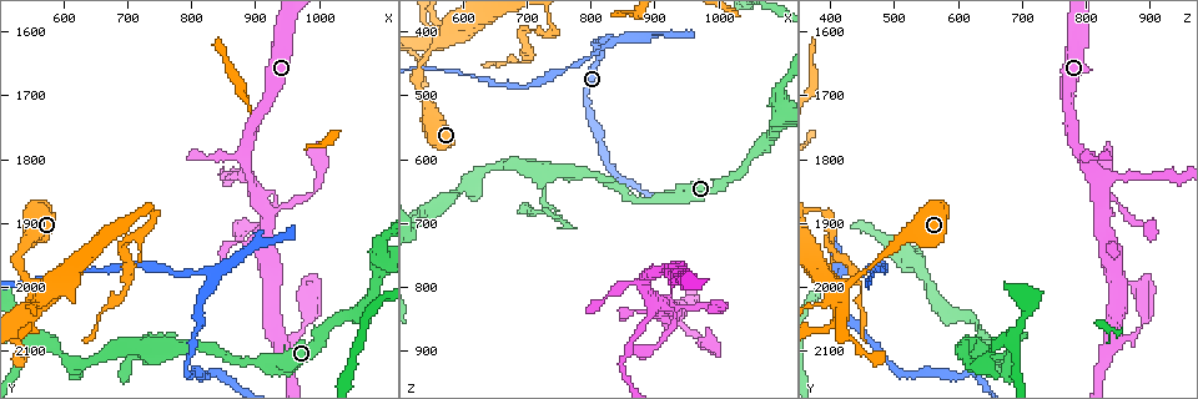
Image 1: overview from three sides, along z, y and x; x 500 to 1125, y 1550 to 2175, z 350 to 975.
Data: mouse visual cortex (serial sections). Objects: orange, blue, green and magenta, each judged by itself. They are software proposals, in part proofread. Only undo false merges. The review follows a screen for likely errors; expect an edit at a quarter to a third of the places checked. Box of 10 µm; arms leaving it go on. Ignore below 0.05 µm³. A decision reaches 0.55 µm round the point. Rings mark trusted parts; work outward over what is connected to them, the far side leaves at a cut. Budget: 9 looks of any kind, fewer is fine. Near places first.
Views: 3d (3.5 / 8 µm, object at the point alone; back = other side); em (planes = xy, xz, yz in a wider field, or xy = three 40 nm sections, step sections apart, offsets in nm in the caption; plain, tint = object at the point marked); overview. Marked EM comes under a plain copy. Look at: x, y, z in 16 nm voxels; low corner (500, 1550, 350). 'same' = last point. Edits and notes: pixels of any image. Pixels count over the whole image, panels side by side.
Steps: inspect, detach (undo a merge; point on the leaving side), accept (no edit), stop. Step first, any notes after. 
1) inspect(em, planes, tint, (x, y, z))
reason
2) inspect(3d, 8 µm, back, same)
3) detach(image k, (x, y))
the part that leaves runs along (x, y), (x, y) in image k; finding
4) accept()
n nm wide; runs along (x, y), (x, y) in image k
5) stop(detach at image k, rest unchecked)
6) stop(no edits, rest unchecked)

inspect(3d, 3.5 µm, back, (830, 1985, 410))
three arms meet

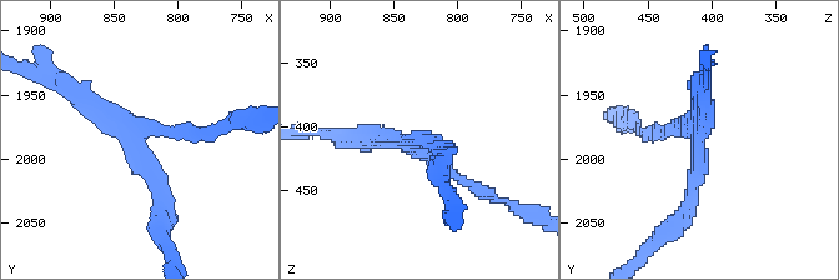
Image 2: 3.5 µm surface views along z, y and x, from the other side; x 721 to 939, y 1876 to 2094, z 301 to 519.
inspect(em, xy, step 3, tint, (836, 1982, 410))
3 arms; arms of 150, 150, 250 nm

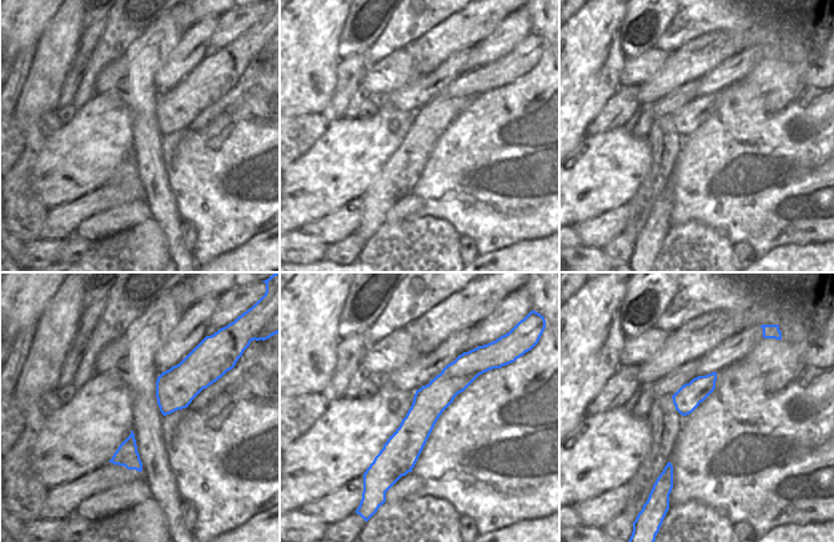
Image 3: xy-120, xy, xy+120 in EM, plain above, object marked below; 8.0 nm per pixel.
detach(image 2, (175, 130))
the part that leaves runs along (141, 126), (214, 134), (245, 119) in image 2; a second cell is stuck on

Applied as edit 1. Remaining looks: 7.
inspect(em, xy, step 5, tint, (895, 1830, 815))
sharp bend

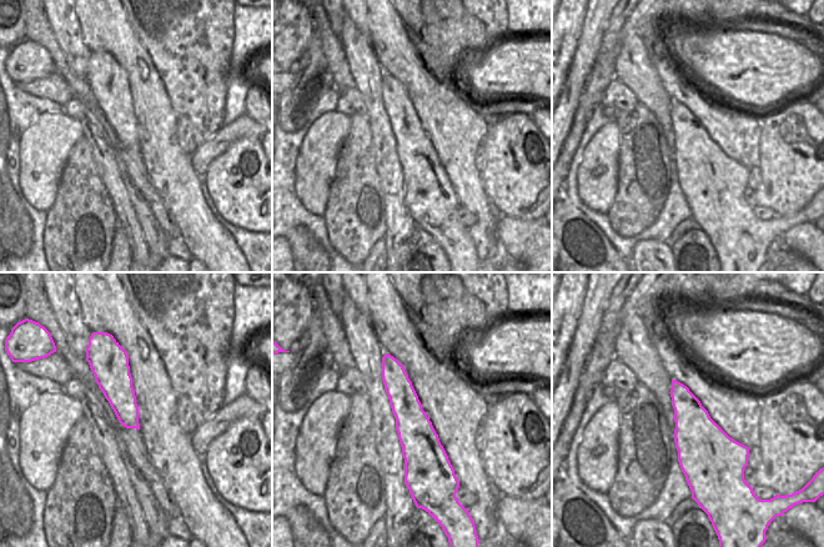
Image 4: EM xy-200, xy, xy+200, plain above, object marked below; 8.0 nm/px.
inspect(3d, 3.5 µm, back, same)
see where the arms go

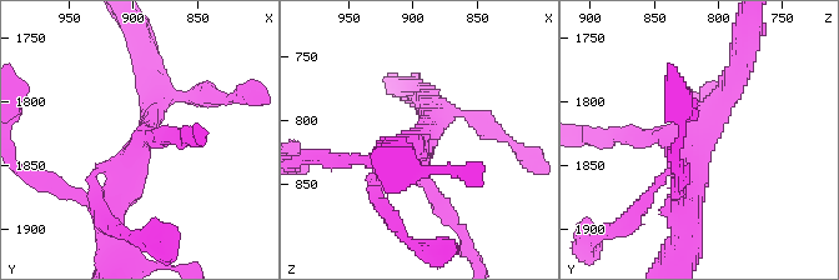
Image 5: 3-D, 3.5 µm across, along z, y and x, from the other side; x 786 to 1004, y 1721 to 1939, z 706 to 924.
accept()
arms of 150, 200, 300, 400 nm; runs along (739, 71), (703, 129), (681, 216) in image 5; all the same cell

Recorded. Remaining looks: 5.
inspect(3d, 3.5 µm, (730, 2110, 675))
a narrow waist

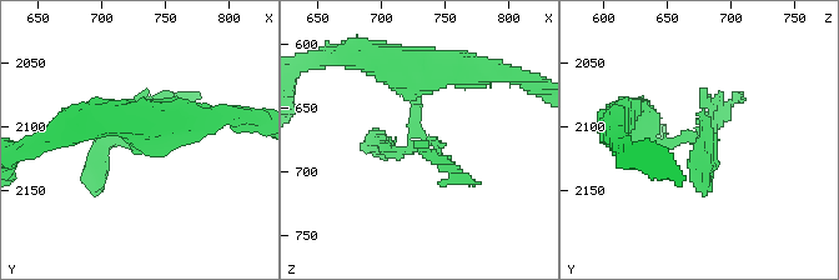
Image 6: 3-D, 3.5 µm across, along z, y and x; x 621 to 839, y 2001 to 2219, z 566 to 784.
accept()
runs along (627, 120), (656, 143), (709, 139), (703, 178) in image 6; one cell here

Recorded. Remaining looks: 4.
inspect(3d, 3.5 µm, (570, 2000, 420))
sharp bend

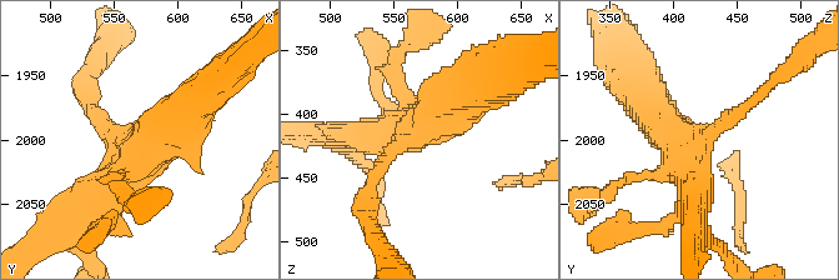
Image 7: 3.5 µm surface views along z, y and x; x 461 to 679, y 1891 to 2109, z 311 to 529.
inspect(em, xy, step 1, tint, (566, 2004, 418))
4 arms; arms of 200, 200, 450, 500 nm

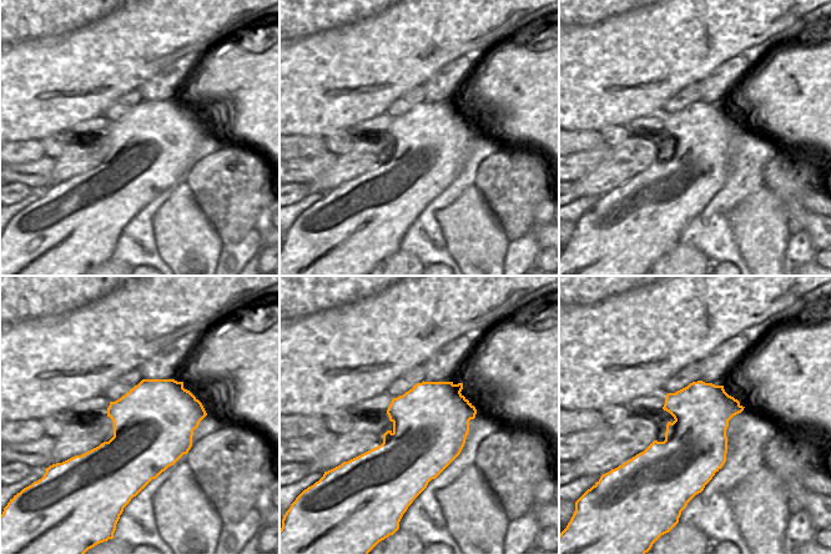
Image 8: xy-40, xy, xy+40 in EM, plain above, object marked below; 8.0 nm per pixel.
accept()
runs along (366, 189), (388, 154), (473, 86) in image 7; one cell here

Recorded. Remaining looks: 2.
stop(detach at image 2, rest unchecked)

